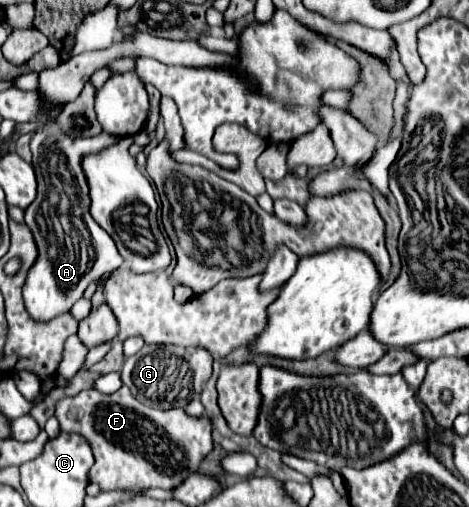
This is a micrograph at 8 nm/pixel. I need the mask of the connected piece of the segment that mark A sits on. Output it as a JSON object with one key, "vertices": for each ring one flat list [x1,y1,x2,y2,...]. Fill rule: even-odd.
{"vertices":[[58,111,34,133,30,143,34,157,32,165,38,177,38,197,24,211,24,221,34,235,38,257,26,275,22,295,26,311,36,321,50,321,56,315,68,313,72,305,82,299,90,283,98,283,104,273,114,271,124,263,112,237,90,217,88,185,80,167,84,155,98,153,118,139,110,135,110,141,76,141,58,129,56,117],[58,223,62,223,62,229,58,229]]}

